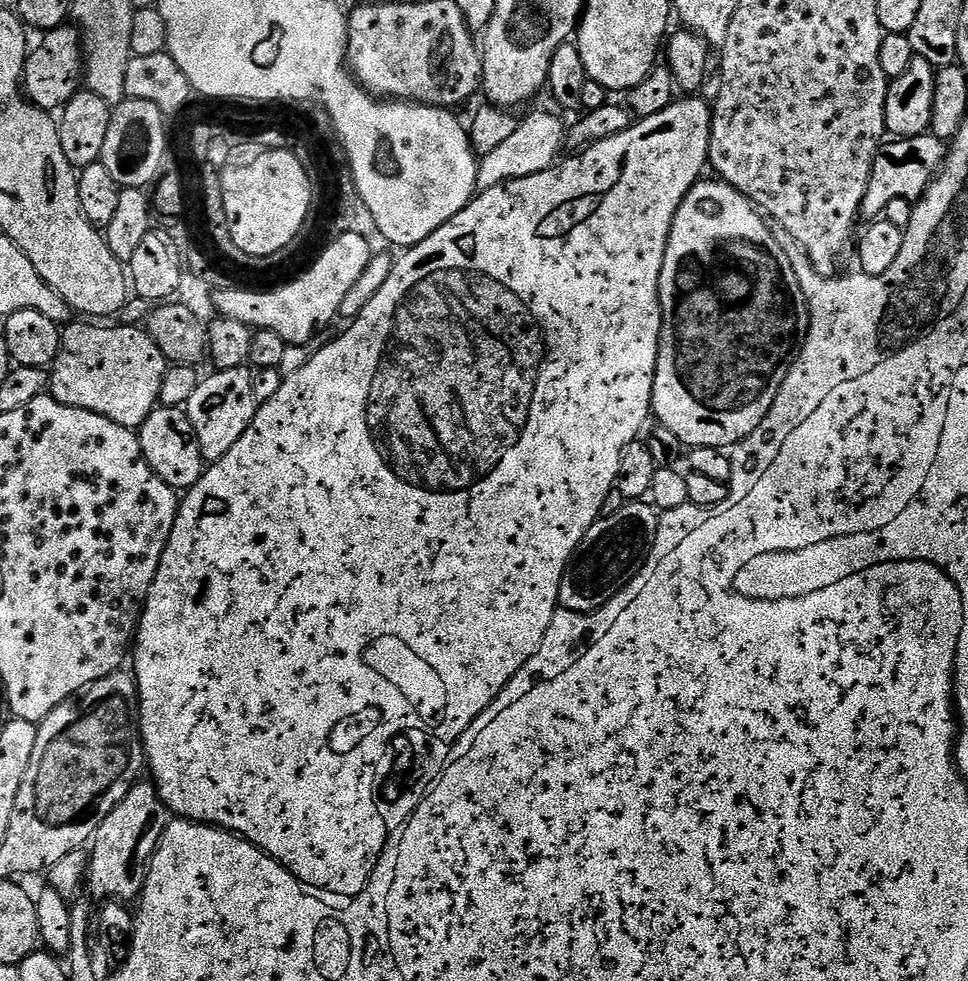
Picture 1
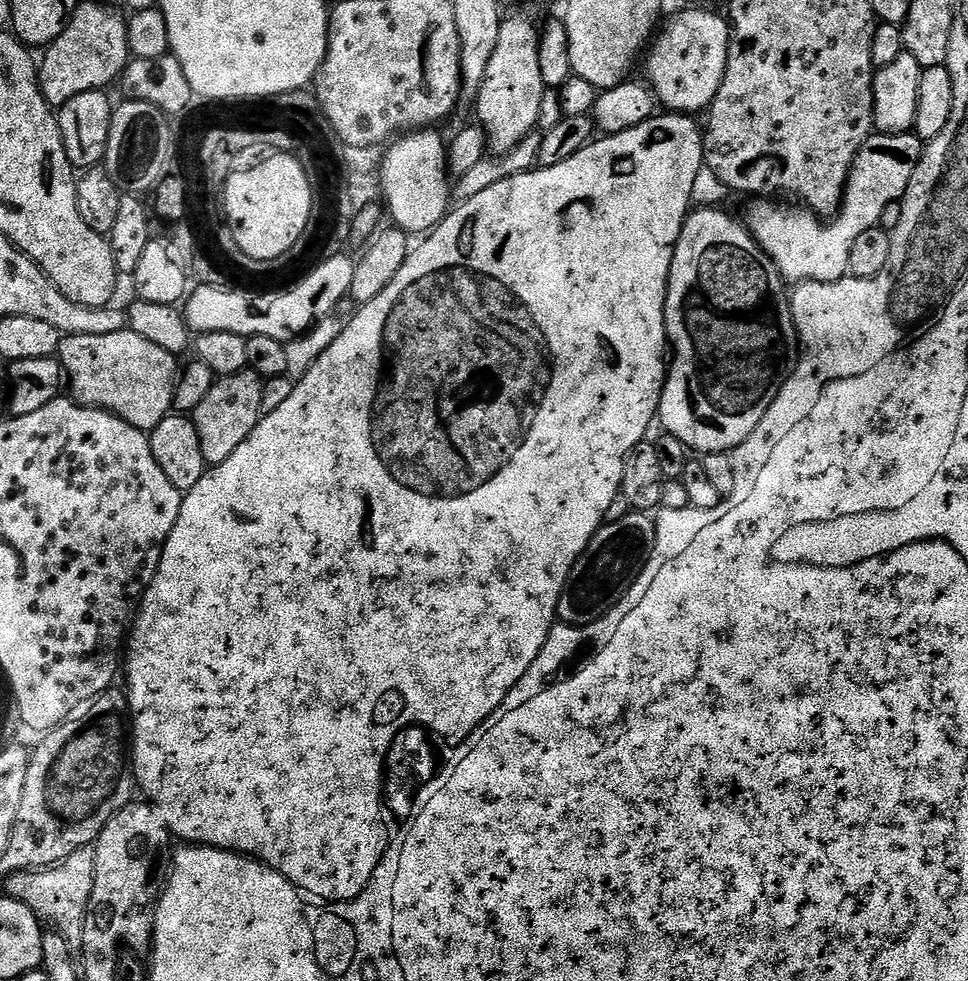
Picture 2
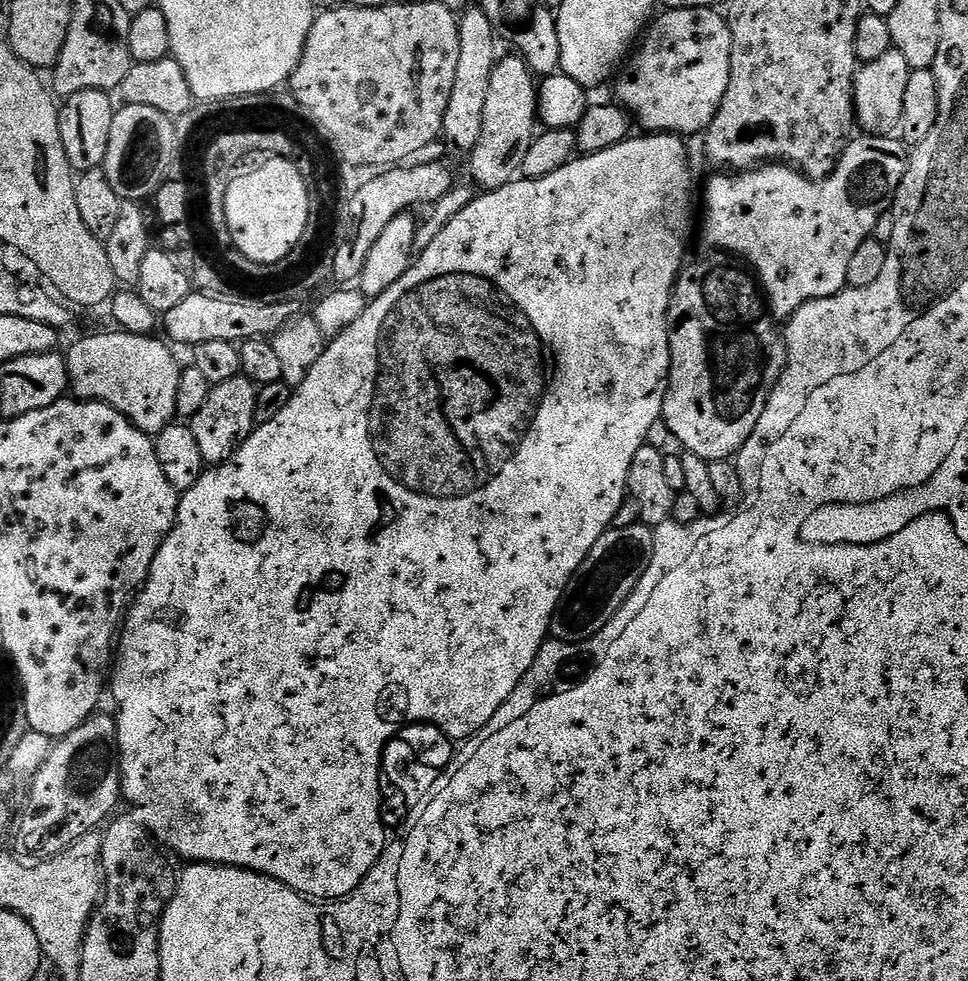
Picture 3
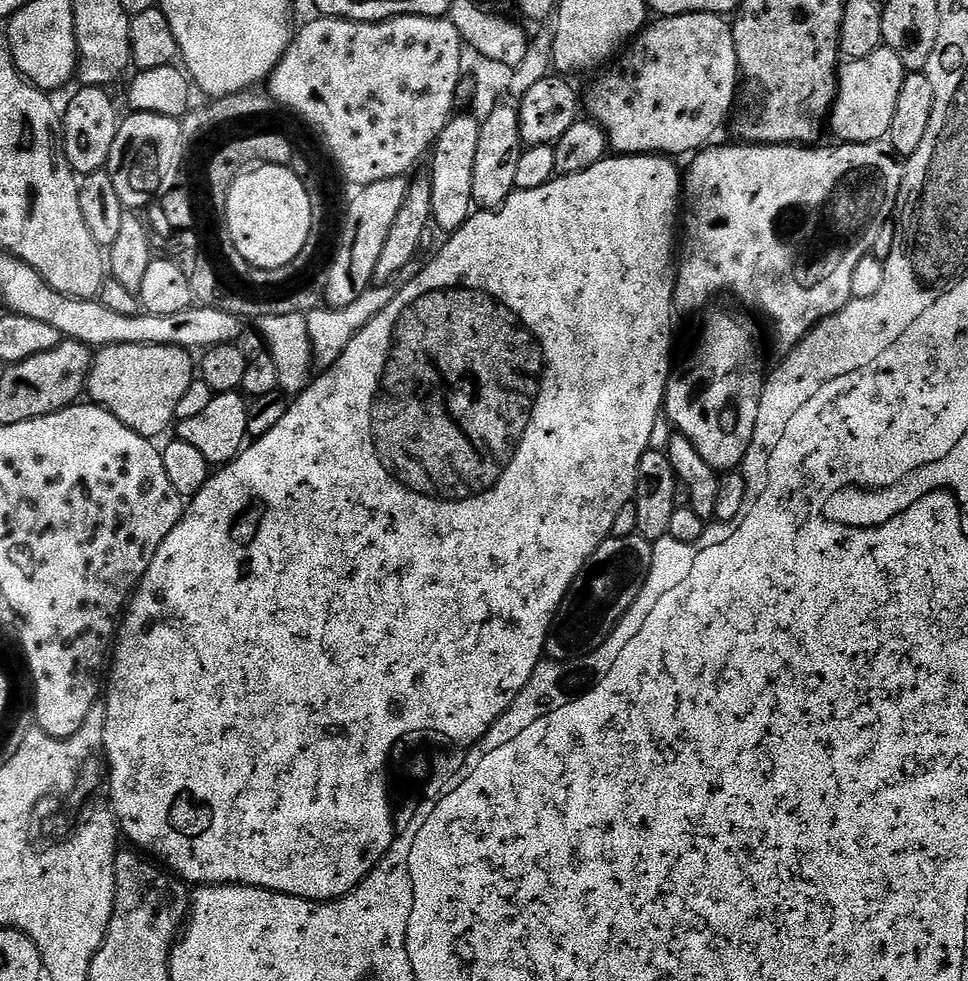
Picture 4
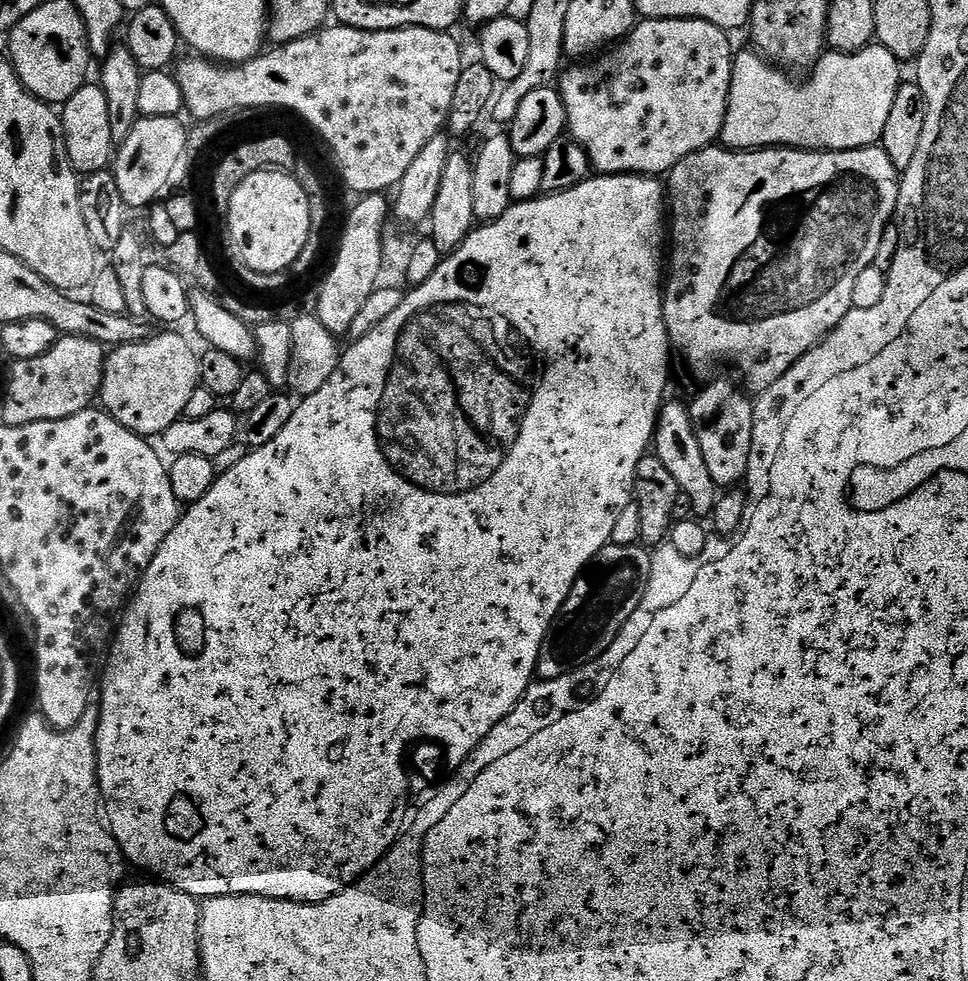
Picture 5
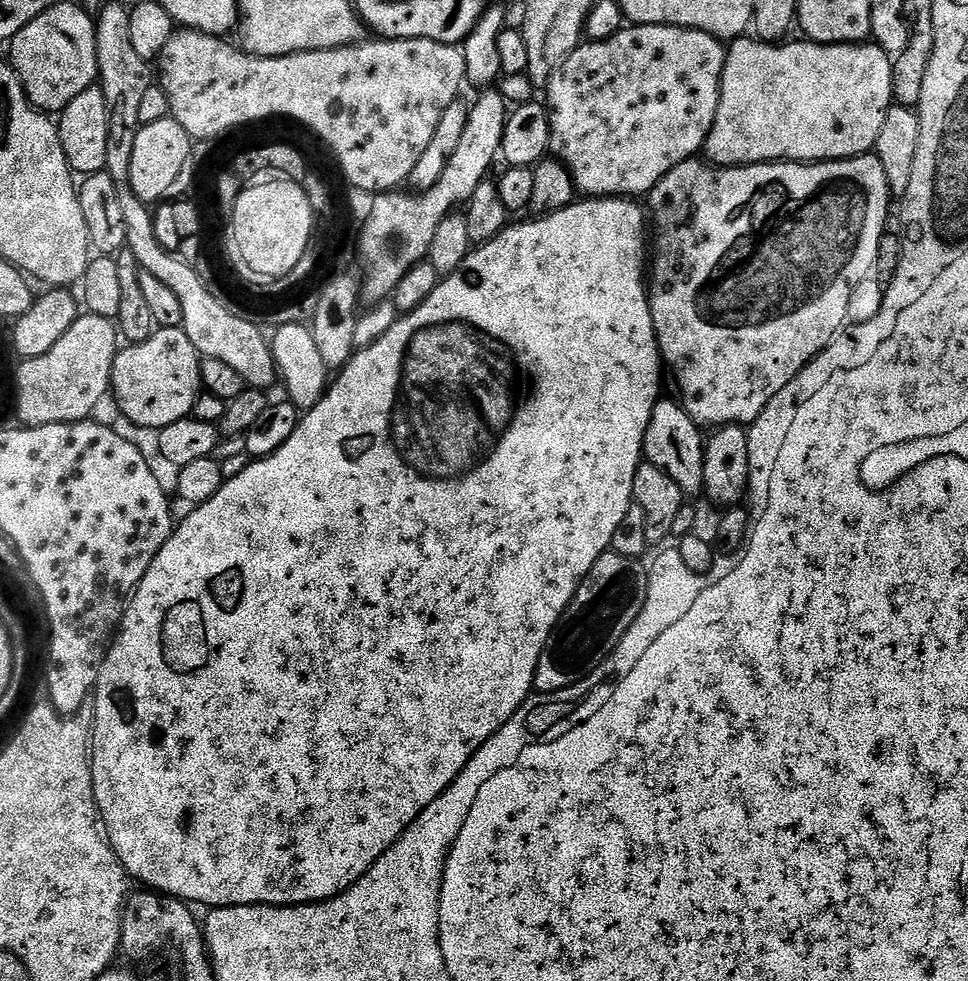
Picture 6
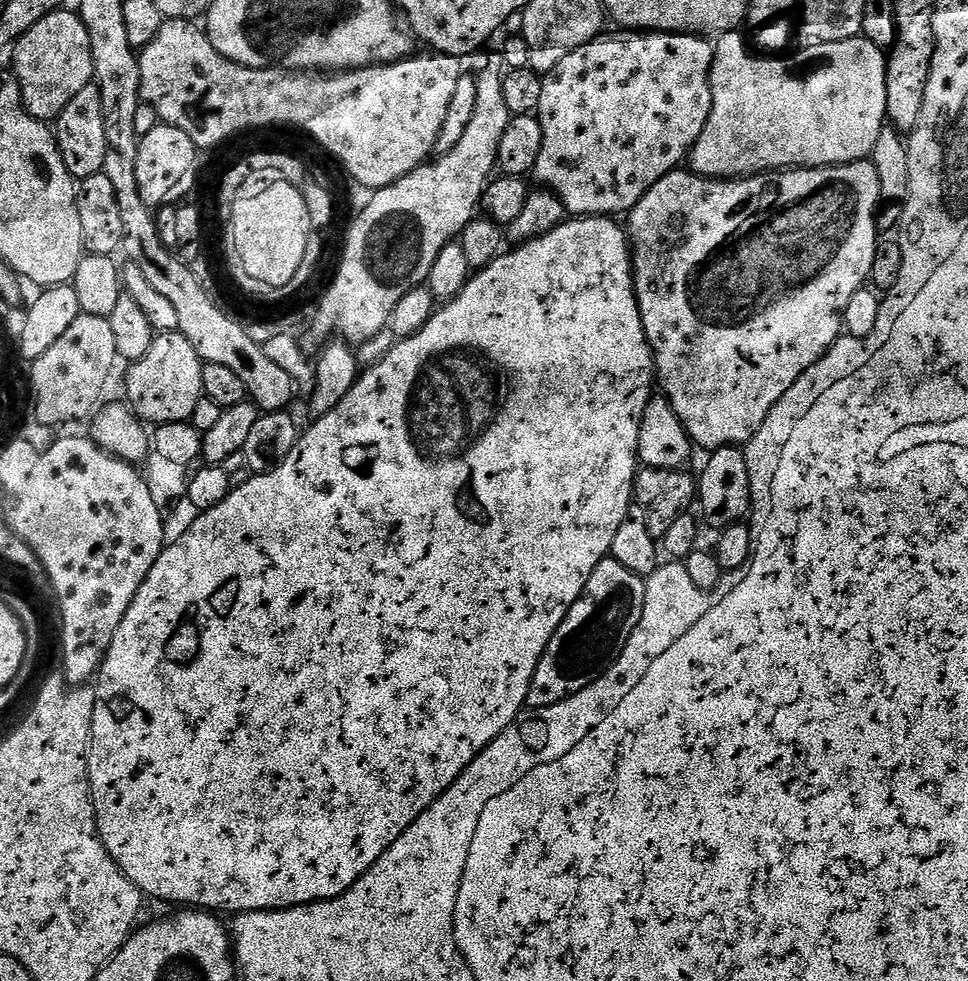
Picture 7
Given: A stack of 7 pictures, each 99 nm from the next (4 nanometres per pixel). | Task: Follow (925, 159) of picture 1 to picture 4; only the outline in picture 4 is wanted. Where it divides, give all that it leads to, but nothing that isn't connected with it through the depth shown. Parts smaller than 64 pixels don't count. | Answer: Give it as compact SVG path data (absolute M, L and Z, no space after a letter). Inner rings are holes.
M875 140L869 144L837 143L837 148L820 148L821 146L797 146L795 144L753 144L735 142L724 144L721 148L708 146L695 153L687 161L688 172L682 176L682 243L678 248L678 267L676 269L676 295L674 304L677 309L692 312L699 304L707 302L719 292L733 292L748 308L753 308L760 316L768 319L768 332L776 343L780 354L787 354L795 348L812 325L847 306L853 299L851 279L858 262L869 255L874 246L874 238L884 223L893 219L896 211L896 199L903 182L904 169L901 161L894 155L891 144L884 140Z

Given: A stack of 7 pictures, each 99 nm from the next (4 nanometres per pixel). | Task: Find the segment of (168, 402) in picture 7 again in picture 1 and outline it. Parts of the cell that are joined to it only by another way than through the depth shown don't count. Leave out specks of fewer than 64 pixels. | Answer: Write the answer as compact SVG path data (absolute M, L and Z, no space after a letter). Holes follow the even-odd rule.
M72 322L61 331L60 349L56 362L50 369L50 395L58 402L71 408L85 408L99 416L105 416L123 428L139 430L153 410L160 404L162 384L170 367L162 350L148 337L140 326L115 326L116 328L95 328L95 323Z

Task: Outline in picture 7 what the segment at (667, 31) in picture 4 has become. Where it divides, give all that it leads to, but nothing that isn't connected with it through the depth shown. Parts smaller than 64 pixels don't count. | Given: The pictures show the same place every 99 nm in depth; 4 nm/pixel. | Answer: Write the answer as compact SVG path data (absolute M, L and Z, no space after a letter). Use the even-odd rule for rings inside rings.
M625 31L624 36L608 36L601 34L586 45L573 50L566 58L559 62L554 70L543 77L542 100L538 111L538 119L542 126L542 150L538 154L538 162L534 169L537 185L553 192L564 203L565 213L573 217L606 216L620 218L631 213L634 206L638 206L640 199L666 174L677 171L680 164L691 157L698 138L706 126L712 113L712 87L710 74L716 49L711 39L703 36L689 36L682 32L638 32Z

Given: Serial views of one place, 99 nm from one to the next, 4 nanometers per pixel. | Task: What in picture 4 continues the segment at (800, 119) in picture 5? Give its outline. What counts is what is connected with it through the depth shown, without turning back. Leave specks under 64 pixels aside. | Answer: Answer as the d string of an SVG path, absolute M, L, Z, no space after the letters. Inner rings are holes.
M883 46L866 58L847 61L838 72L836 103L830 113L830 132L837 136L835 139L845 144L869 144L884 140L890 130L890 122L894 122L894 106L898 106L898 90L902 90L905 75L898 54Z

